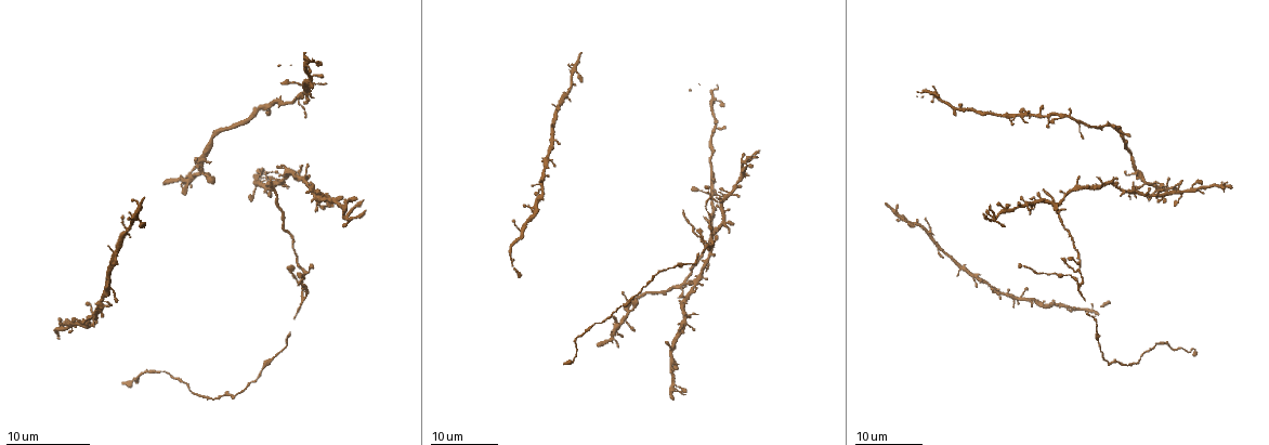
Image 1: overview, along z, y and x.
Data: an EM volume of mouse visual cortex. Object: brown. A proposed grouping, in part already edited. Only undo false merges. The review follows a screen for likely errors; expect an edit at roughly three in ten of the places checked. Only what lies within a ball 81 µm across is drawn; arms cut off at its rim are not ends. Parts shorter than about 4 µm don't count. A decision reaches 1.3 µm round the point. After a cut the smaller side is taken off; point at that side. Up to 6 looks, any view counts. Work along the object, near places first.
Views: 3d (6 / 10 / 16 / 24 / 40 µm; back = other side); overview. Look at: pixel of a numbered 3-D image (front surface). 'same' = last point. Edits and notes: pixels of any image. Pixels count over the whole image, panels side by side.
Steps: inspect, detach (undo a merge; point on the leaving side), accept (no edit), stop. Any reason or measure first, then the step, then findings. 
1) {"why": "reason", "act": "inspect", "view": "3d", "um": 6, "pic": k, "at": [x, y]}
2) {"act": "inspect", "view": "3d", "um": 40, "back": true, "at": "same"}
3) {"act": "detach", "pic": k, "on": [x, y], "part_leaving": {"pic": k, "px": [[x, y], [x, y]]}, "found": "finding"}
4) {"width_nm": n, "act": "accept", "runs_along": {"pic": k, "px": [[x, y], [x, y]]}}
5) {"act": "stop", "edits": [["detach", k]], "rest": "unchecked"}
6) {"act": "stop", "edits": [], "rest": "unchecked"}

{"why": "arms part here", "act": "inspect", "view": "3d", "um": 16, "pic": 1, "at": [710, 246]}

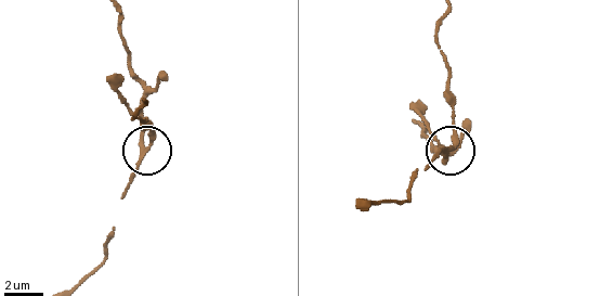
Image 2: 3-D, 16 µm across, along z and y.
{"act": "inspect", "view": "3d", "um": 6, "pic": 2, "at": [149, 143]}

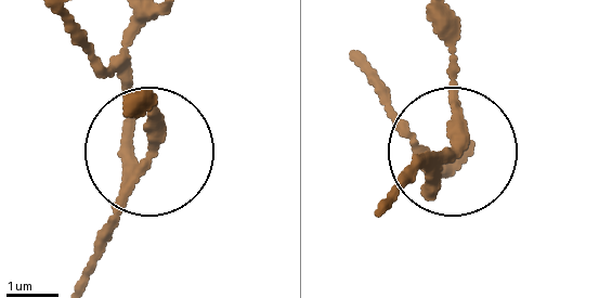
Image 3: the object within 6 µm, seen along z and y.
{"arms": 3, "act": "detach", "pic": 3, "on": [130, 128], "part_leaving": {"pic": 3, "px": [[127, 179], [127, 27]]}, "found": "a second cell is stuck on"}

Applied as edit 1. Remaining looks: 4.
{"act": "inspect", "view": "overview"}

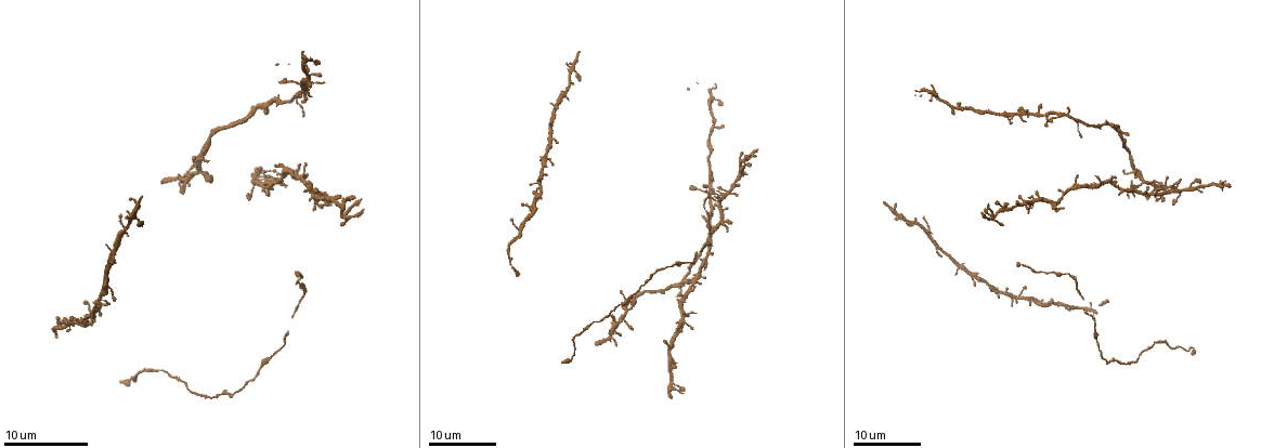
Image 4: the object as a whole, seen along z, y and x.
{"act": "inspect", "view": "3d", "um": 16, "pic": 4, "at": [993, 216]}

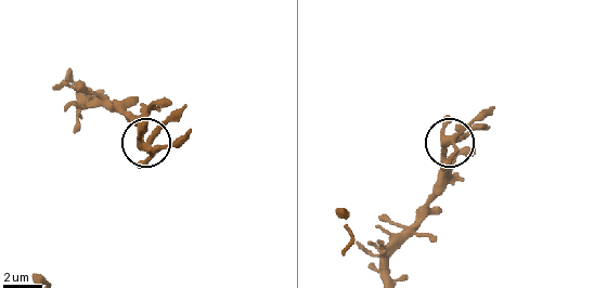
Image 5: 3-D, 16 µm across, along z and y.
{"act": "inspect", "view": "3d", "um": 6, "pic": 5, "at": [151, 137]}

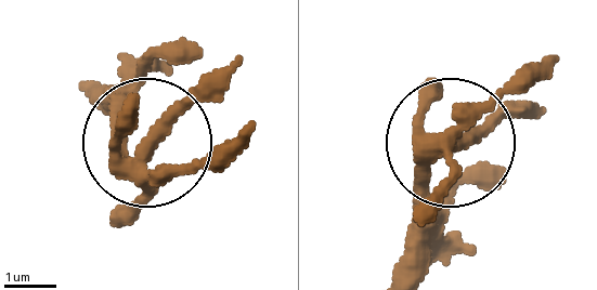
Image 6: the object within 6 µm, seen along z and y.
{"act": "accept", "found": "continuous, no second cell"}

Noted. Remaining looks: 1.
{"why": "four or more arms meet", "act": "inspect", "view": "3d", "um": 6, "pic": 5, "at": [392, 250]}

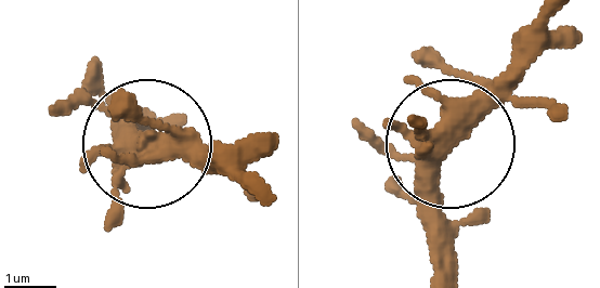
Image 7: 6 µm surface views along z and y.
{"act": "accept", "found": "all the same cell"}

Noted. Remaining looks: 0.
{"act": "stop", "edits": [["detach", 3]], "rest": "unchecked"}

